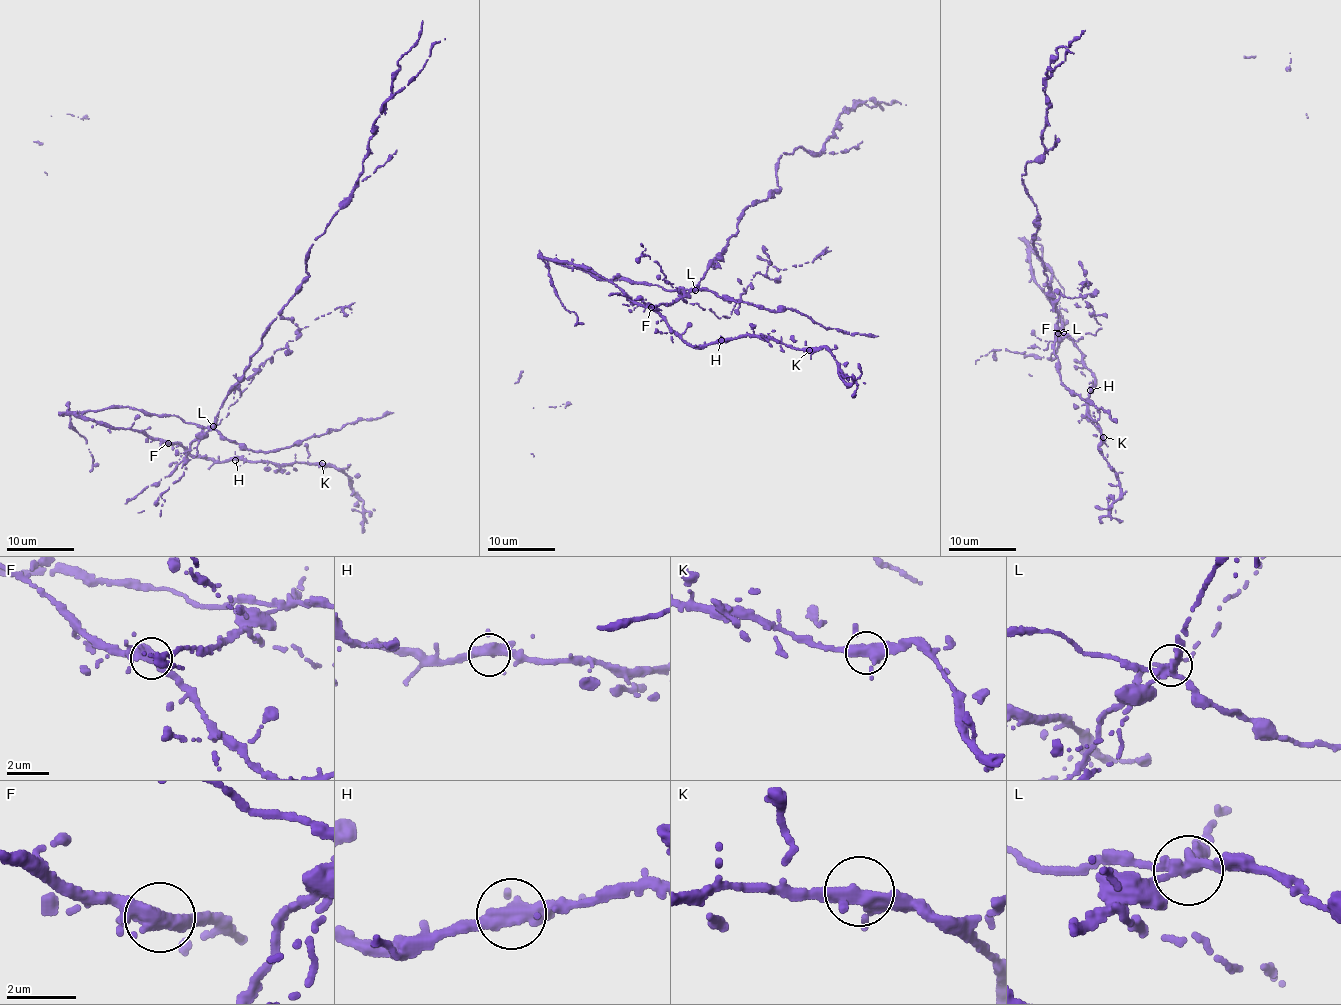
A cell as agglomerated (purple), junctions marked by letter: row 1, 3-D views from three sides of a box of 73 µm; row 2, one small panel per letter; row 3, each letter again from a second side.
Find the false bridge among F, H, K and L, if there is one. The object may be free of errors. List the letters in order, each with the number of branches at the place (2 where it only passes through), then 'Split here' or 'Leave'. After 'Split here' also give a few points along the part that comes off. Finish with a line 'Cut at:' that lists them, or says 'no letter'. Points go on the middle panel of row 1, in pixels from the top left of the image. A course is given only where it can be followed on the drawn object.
F: Branches: 4. Leave
H: Branches: 4. Leave
K: Branches: 4. Leave
L: Branches: 4. Split here
Cut at: L

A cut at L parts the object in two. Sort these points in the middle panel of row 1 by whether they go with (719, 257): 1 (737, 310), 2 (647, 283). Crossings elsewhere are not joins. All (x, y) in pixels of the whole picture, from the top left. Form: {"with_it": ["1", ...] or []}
{"with_it": ["1"]}

